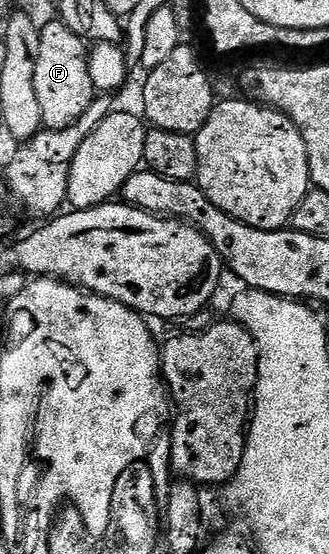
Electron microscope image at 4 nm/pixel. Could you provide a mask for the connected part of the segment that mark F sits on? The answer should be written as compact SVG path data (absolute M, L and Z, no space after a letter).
M53 20L40 29L40 50L36 56L36 101L40 104L42 125L48 130L68 128L80 116L84 116L84 108L92 104L96 91L92 84L92 76L88 76L87 43L77 38L61 20Z

